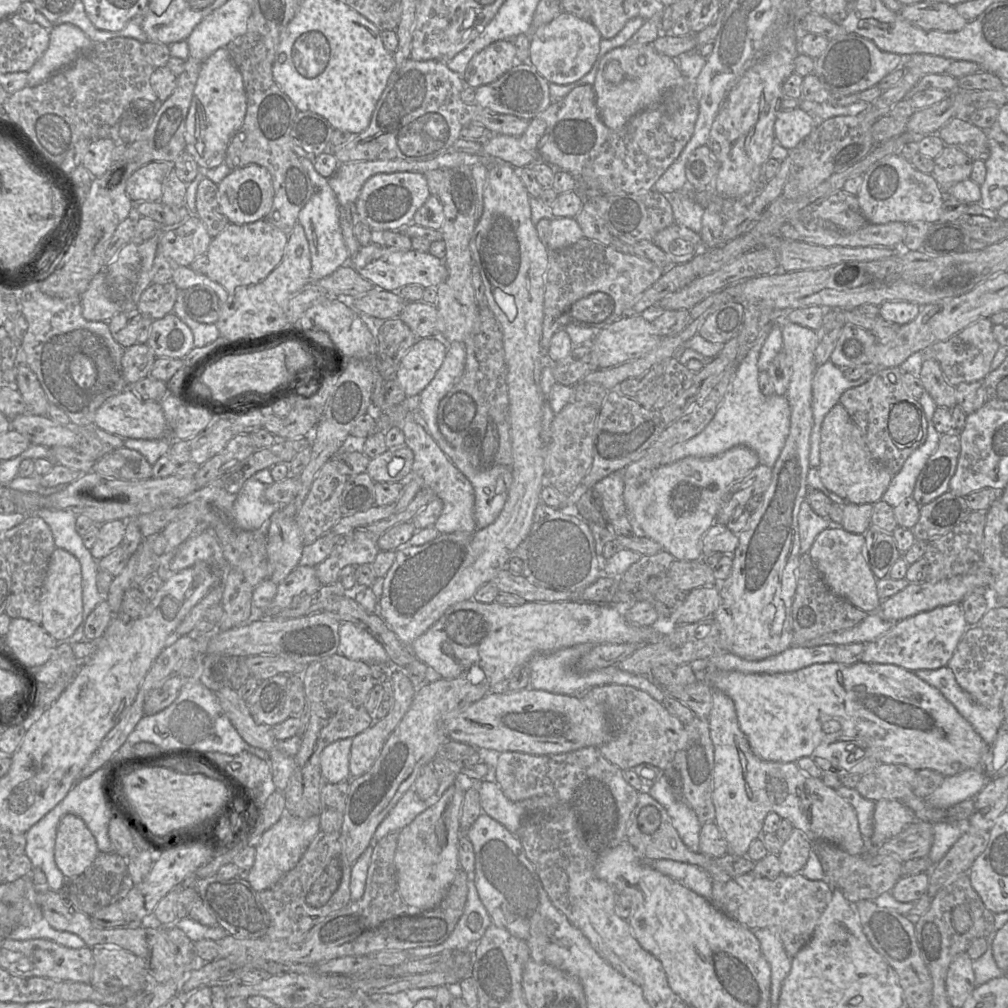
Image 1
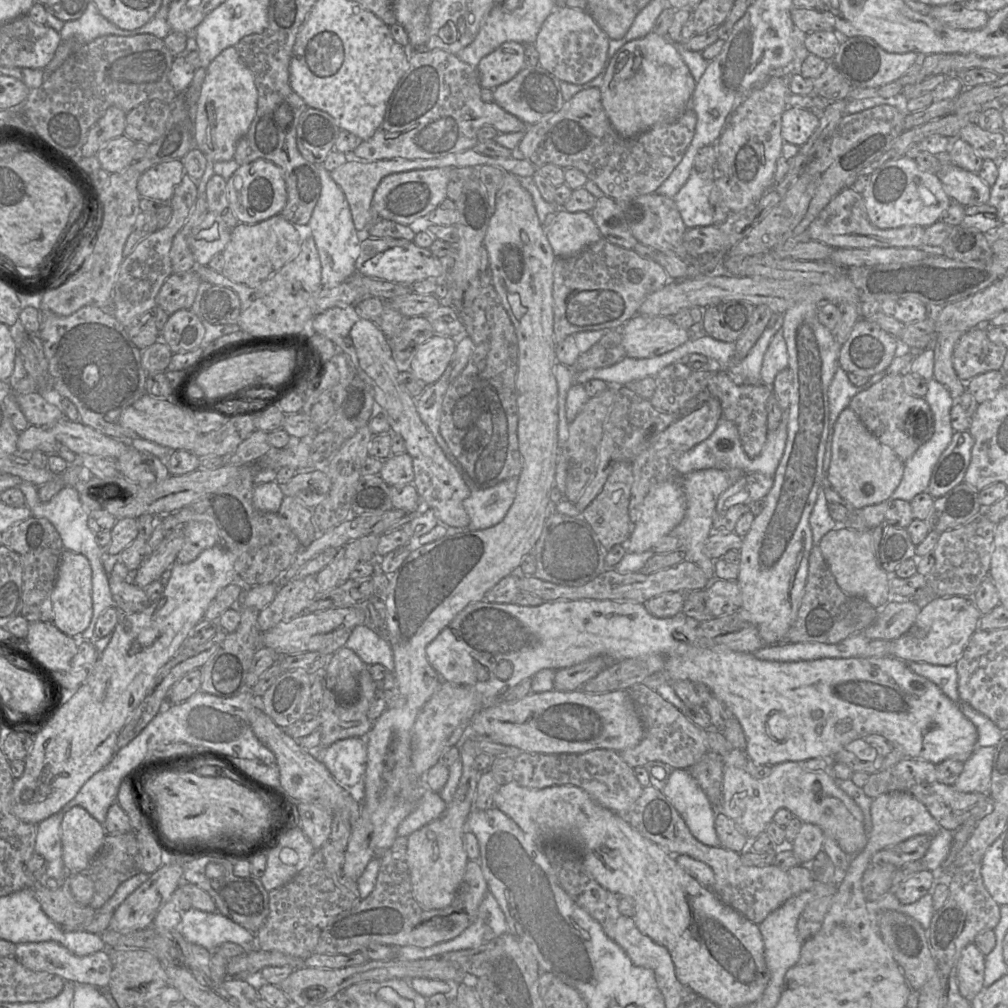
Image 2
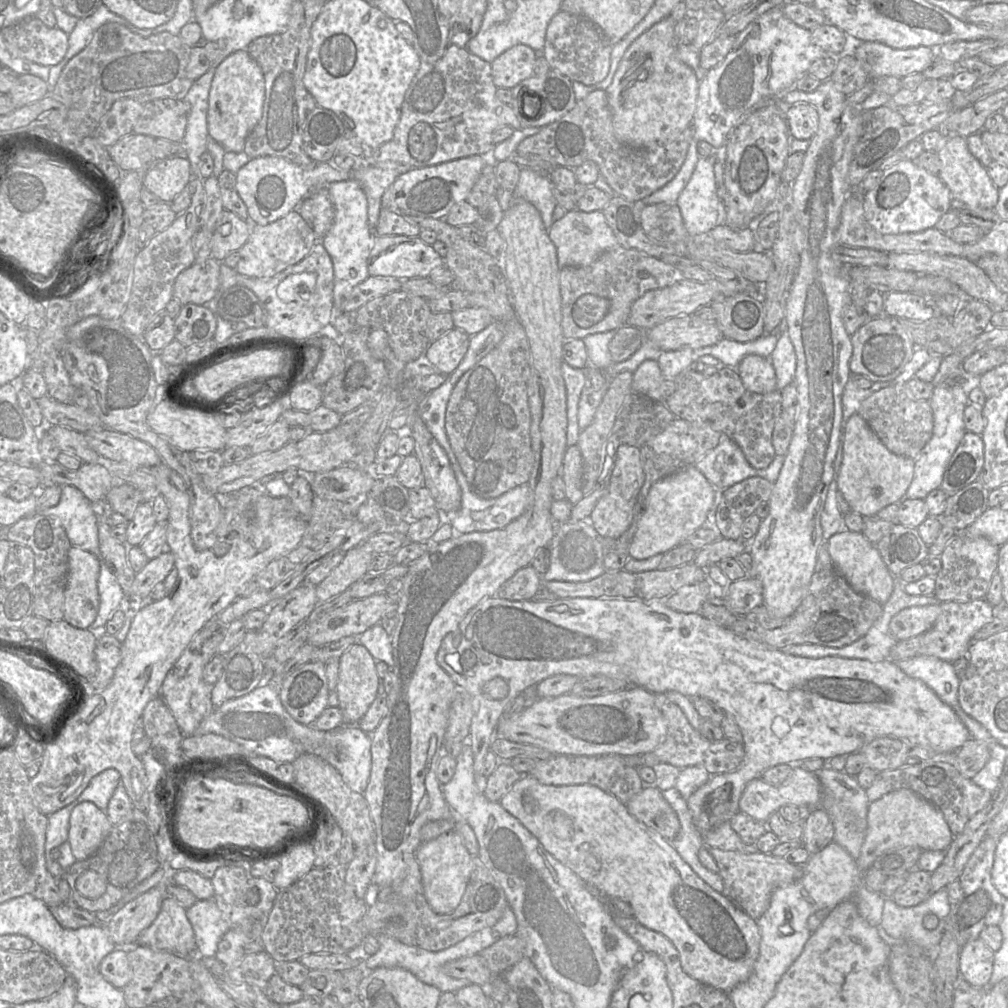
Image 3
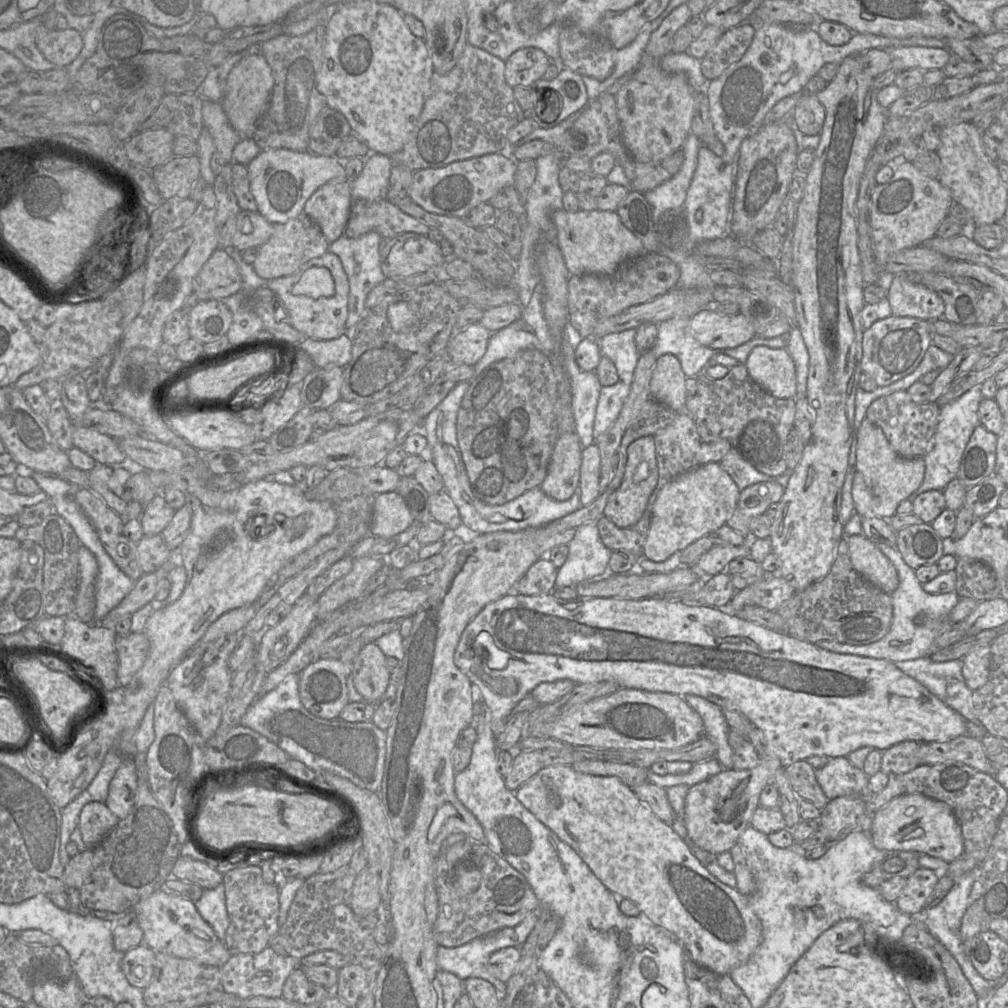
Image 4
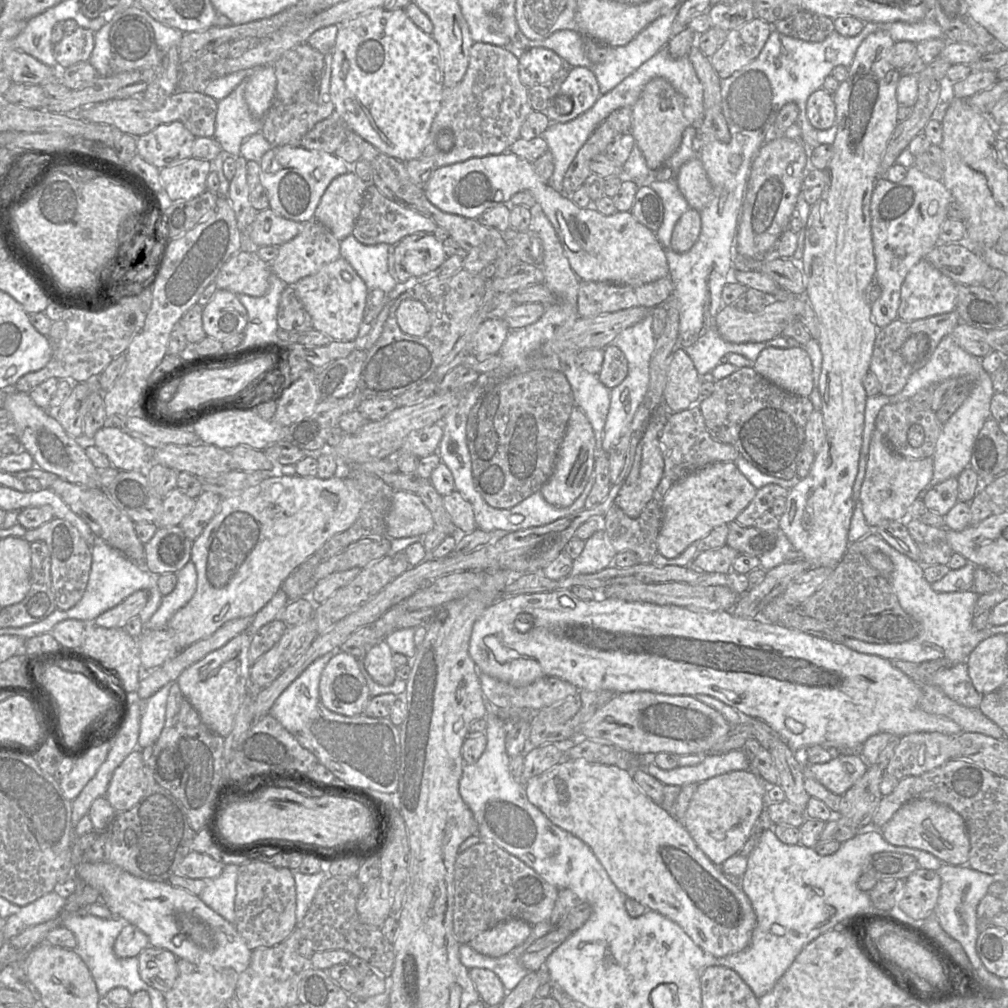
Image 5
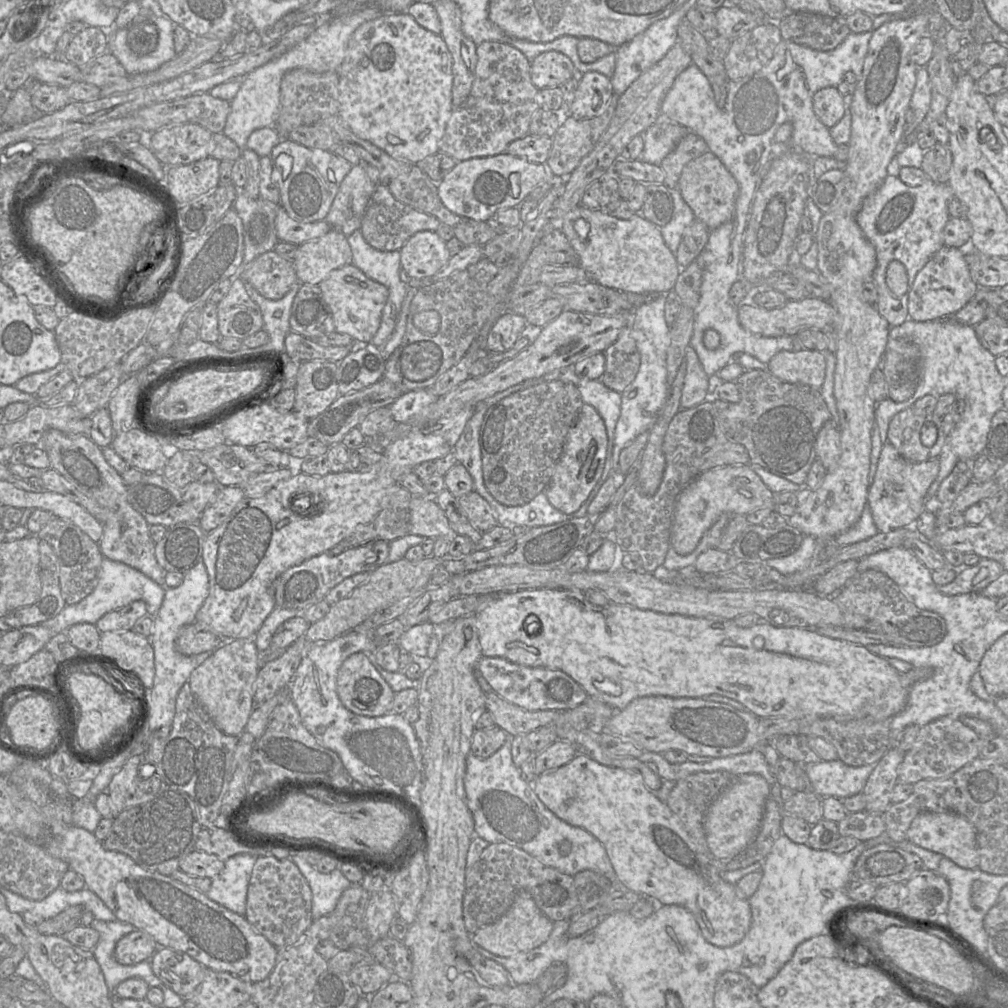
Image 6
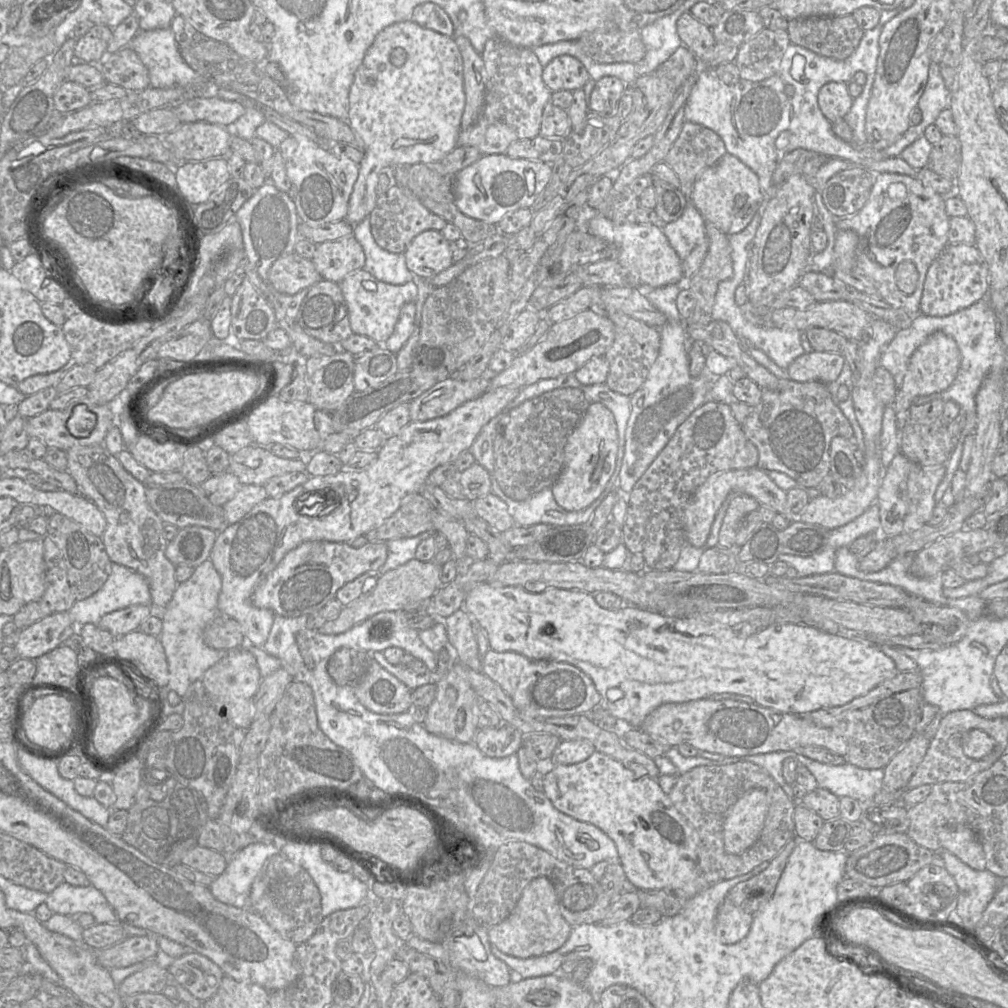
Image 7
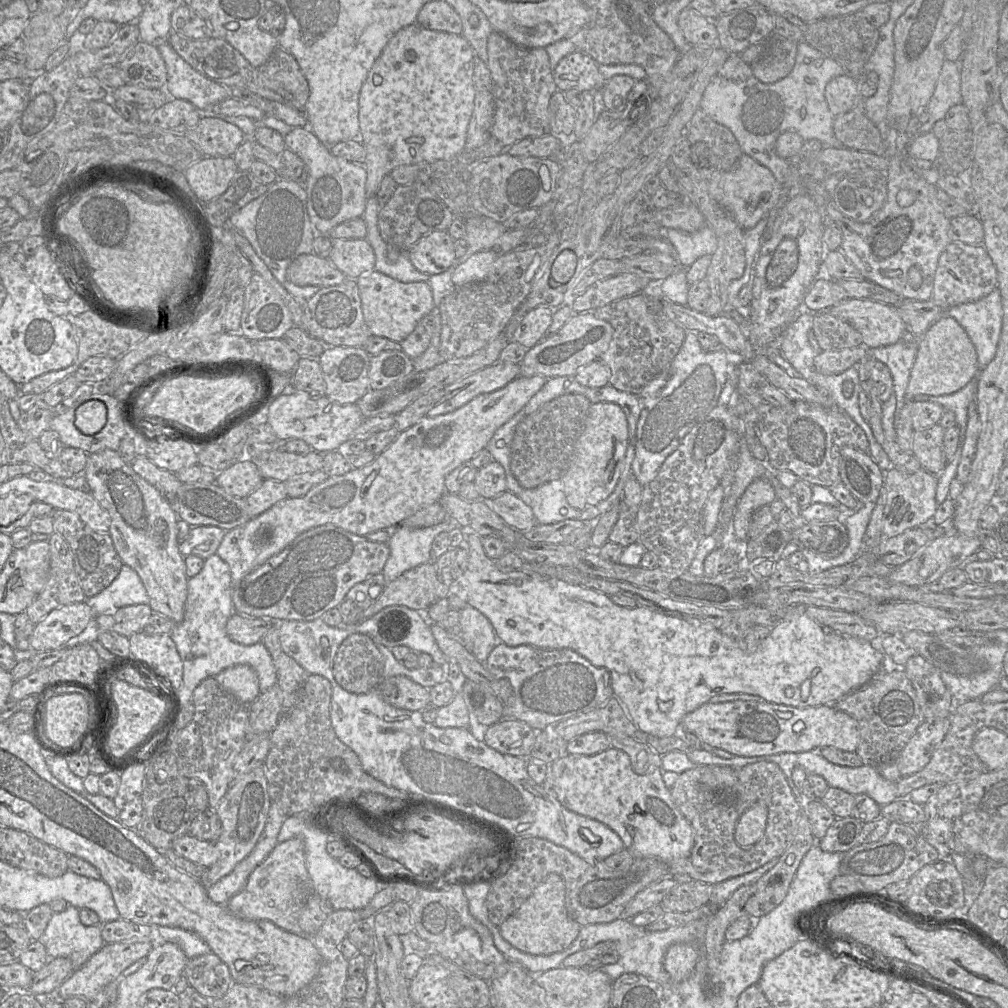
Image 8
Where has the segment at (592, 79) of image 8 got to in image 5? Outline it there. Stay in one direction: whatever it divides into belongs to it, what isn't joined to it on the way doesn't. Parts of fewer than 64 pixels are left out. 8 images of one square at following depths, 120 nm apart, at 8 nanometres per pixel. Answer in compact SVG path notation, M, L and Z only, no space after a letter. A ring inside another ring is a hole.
M542 47L530 48L518 59L519 78L527 88L549 83L554 74L565 66L557 53Z

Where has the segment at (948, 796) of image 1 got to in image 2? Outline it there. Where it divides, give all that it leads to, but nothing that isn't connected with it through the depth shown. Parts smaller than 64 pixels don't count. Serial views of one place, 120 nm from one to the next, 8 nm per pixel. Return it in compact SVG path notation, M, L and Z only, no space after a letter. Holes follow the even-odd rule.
M995 746L977 747L968 760L958 779L953 784L960 792L989 793Z

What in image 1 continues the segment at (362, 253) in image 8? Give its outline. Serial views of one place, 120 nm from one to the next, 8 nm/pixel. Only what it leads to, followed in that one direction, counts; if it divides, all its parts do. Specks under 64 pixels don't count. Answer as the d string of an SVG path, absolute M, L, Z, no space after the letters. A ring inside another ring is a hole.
M261 219L247 224L231 224L212 239L206 256L206 276L222 285L228 292L241 286L254 285L264 280L282 261L288 234Z

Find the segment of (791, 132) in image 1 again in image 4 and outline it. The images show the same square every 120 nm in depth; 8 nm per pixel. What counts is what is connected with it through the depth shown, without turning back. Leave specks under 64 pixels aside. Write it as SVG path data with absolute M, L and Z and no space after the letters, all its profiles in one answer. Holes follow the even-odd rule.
M804 95L793 108L798 129L805 135L820 134L825 121L825 108L815 95Z

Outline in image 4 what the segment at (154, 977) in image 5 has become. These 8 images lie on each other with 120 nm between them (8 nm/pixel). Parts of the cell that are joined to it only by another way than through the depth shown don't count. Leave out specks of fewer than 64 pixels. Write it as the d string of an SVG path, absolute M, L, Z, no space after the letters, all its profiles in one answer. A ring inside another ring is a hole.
M141 944L124 953L121 970L128 982L137 988L145 989L151 982L156 952Z

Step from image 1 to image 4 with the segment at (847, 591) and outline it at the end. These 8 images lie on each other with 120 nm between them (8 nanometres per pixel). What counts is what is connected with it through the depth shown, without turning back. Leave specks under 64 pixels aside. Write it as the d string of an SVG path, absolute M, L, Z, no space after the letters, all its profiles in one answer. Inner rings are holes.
M863 534L845 539L854 569L883 592L892 594L898 587L898 573L876 543Z

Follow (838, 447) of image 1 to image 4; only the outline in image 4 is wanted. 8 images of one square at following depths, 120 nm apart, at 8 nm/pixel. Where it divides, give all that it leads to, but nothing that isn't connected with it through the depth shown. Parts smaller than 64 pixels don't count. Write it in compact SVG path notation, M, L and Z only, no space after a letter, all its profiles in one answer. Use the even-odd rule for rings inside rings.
M867 418L856 433L856 466L852 482L855 512L861 518L888 518L896 514L898 505L921 485L925 474L923 458L902 458L891 447L881 428Z

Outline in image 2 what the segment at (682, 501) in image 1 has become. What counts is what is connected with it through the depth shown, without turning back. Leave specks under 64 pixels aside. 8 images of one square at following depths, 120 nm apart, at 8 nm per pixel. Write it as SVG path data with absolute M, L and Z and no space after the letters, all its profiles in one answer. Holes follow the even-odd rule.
M704 469L691 472L682 477L681 484L685 494L686 513L684 519L669 535L676 537L681 542L685 560L690 560L697 565L710 580L715 580L714 562L704 554L704 546L709 535L713 532L714 511L719 497L731 485L745 475L739 469Z

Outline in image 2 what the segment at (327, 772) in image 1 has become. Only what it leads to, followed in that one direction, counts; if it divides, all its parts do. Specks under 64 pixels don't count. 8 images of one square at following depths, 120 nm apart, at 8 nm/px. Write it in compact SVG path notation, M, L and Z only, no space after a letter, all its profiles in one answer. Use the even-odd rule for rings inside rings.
M350 737L338 740L329 746L308 750L345 787L354 787L364 778L366 771L366 738Z

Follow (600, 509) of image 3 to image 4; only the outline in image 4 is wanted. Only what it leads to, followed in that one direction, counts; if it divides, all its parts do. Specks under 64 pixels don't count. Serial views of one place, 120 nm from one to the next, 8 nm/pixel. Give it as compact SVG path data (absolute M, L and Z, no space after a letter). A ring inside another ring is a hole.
M644 436L633 441L627 450L627 462L622 482L609 497L603 516L620 528L631 527L642 517L650 495L658 483L658 465L653 436Z

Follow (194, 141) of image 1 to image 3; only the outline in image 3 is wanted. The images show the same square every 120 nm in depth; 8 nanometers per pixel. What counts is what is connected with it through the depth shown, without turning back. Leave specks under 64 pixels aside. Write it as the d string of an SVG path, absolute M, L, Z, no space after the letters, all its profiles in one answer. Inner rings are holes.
M239 50L226 57L215 71L209 92L209 137L222 145L226 152L242 152L248 135L262 117L265 93L262 69L247 50Z

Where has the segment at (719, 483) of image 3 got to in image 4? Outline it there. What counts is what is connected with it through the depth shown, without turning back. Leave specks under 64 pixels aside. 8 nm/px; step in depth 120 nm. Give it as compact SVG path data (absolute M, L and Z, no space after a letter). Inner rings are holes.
M733 447L720 460L719 464L730 475L740 491L759 482L776 482L786 487L793 473L792 469L788 468L782 475L776 477L760 473Z

